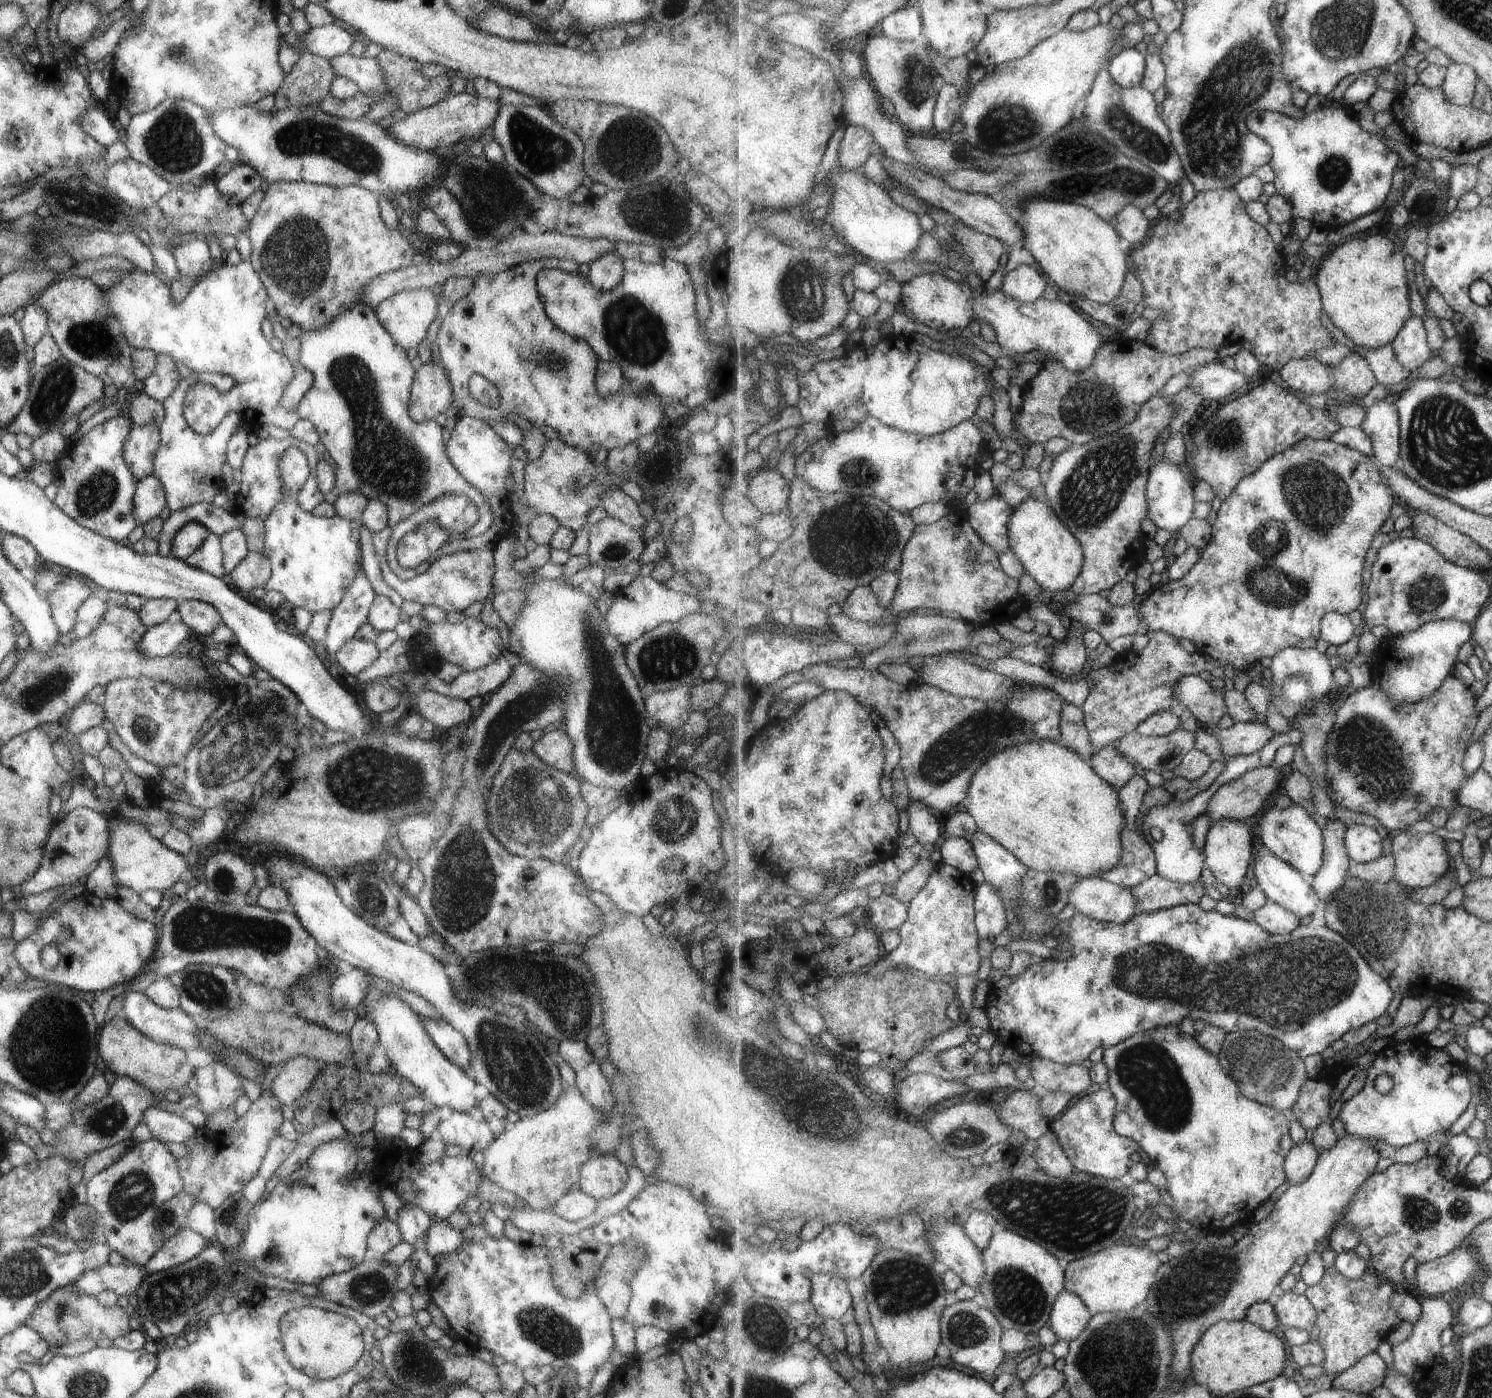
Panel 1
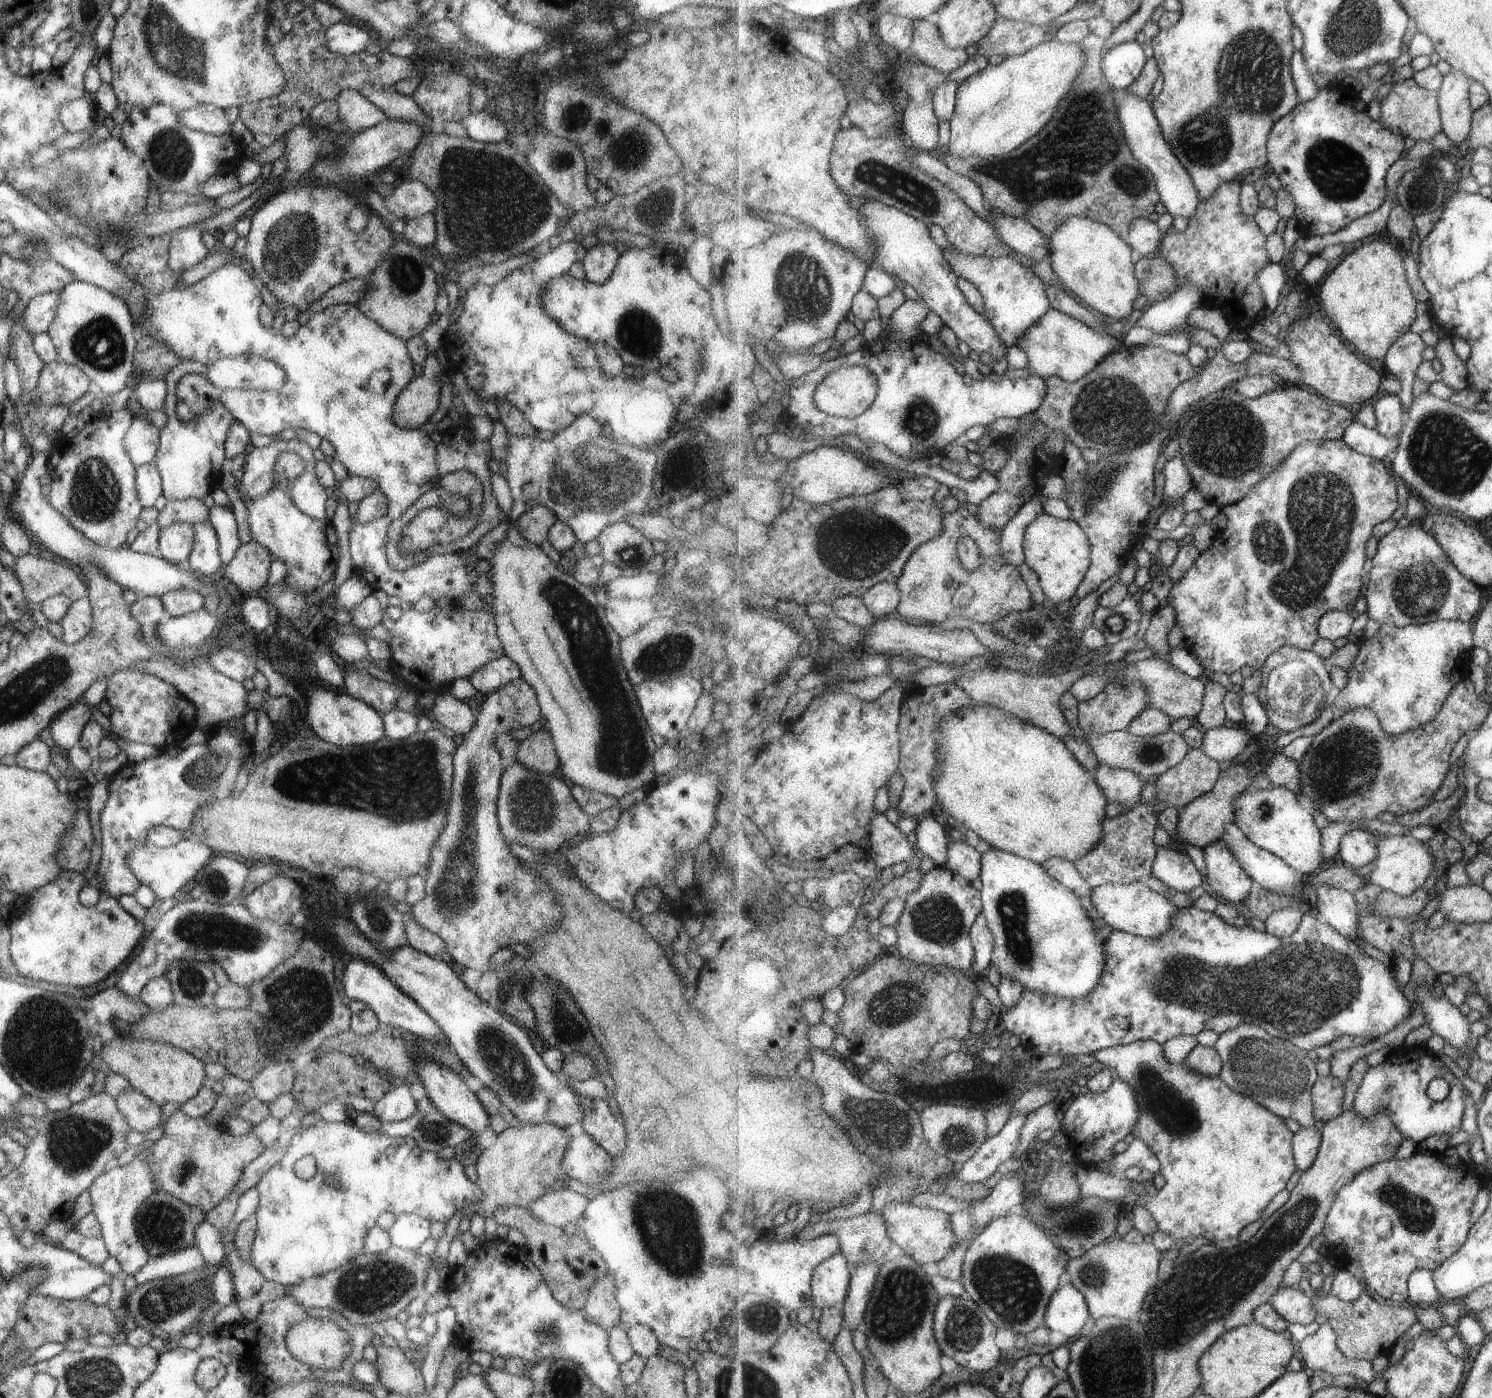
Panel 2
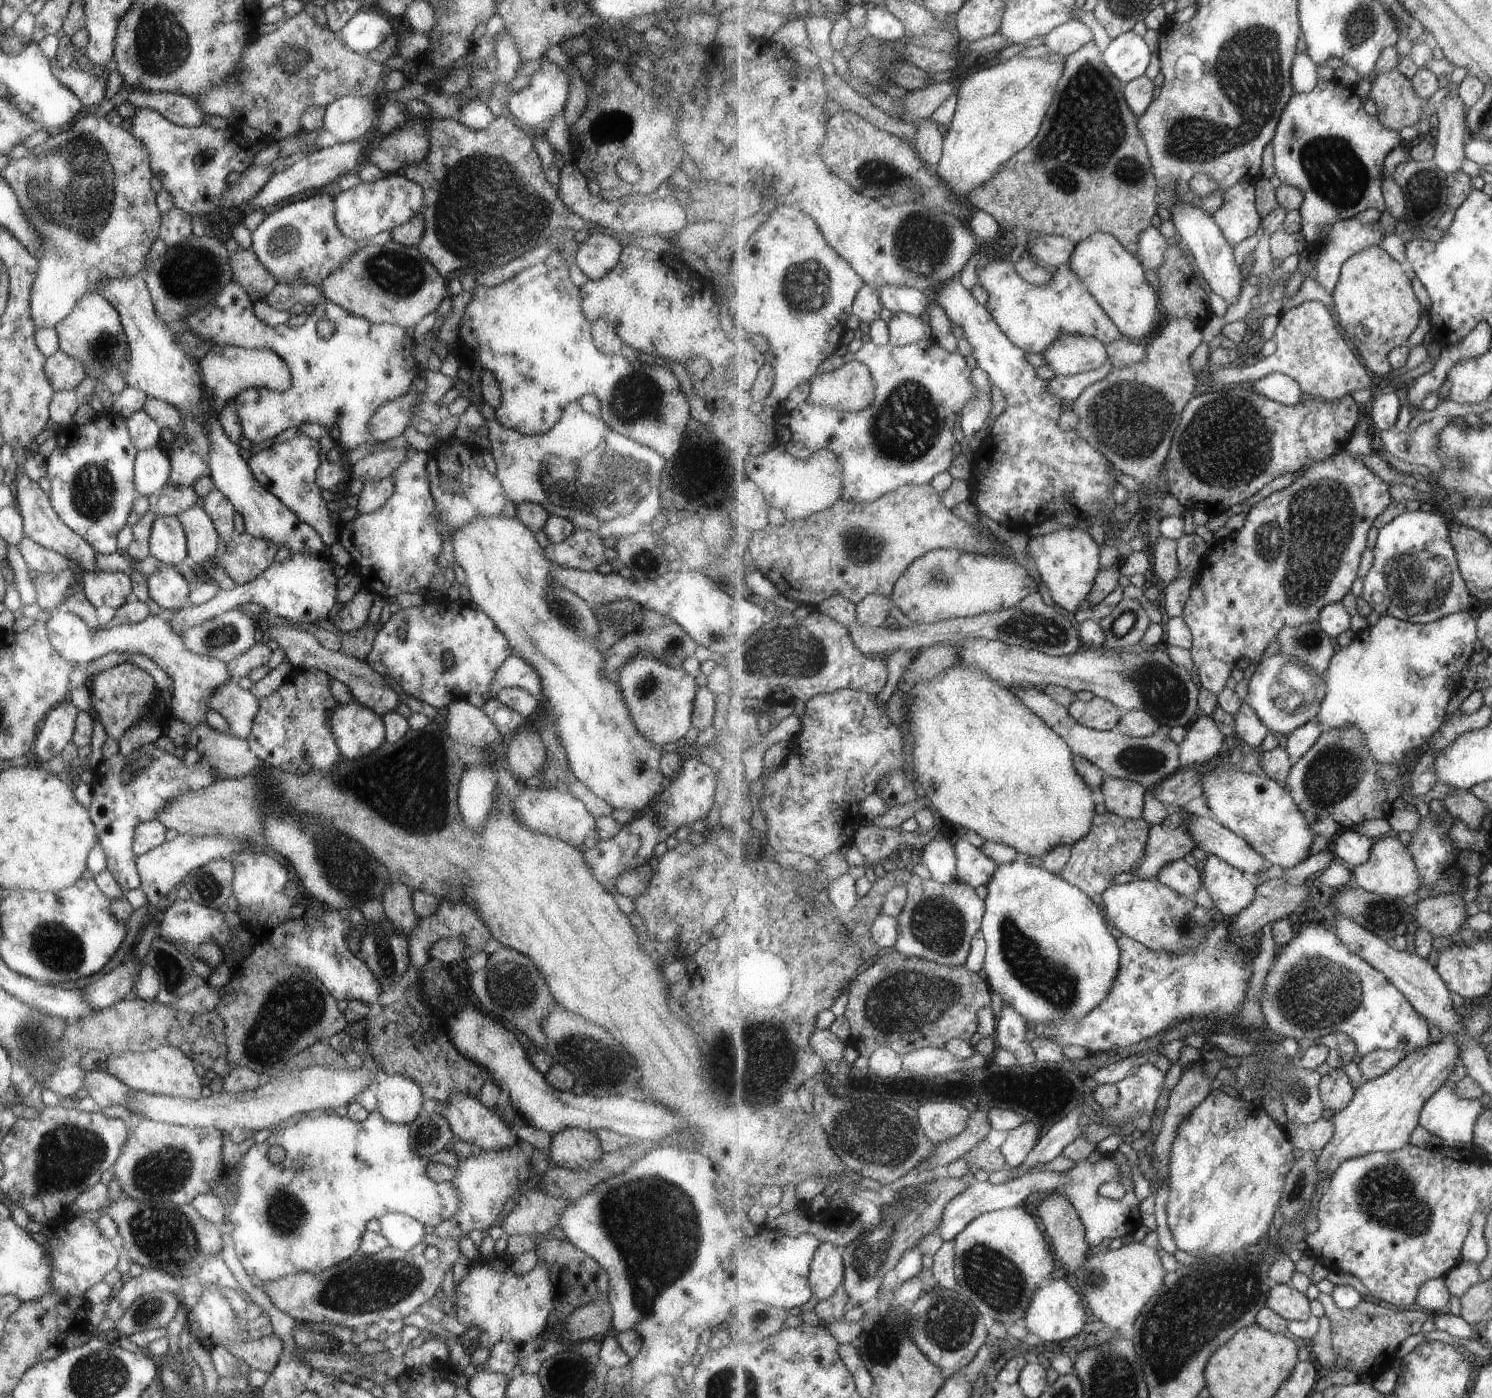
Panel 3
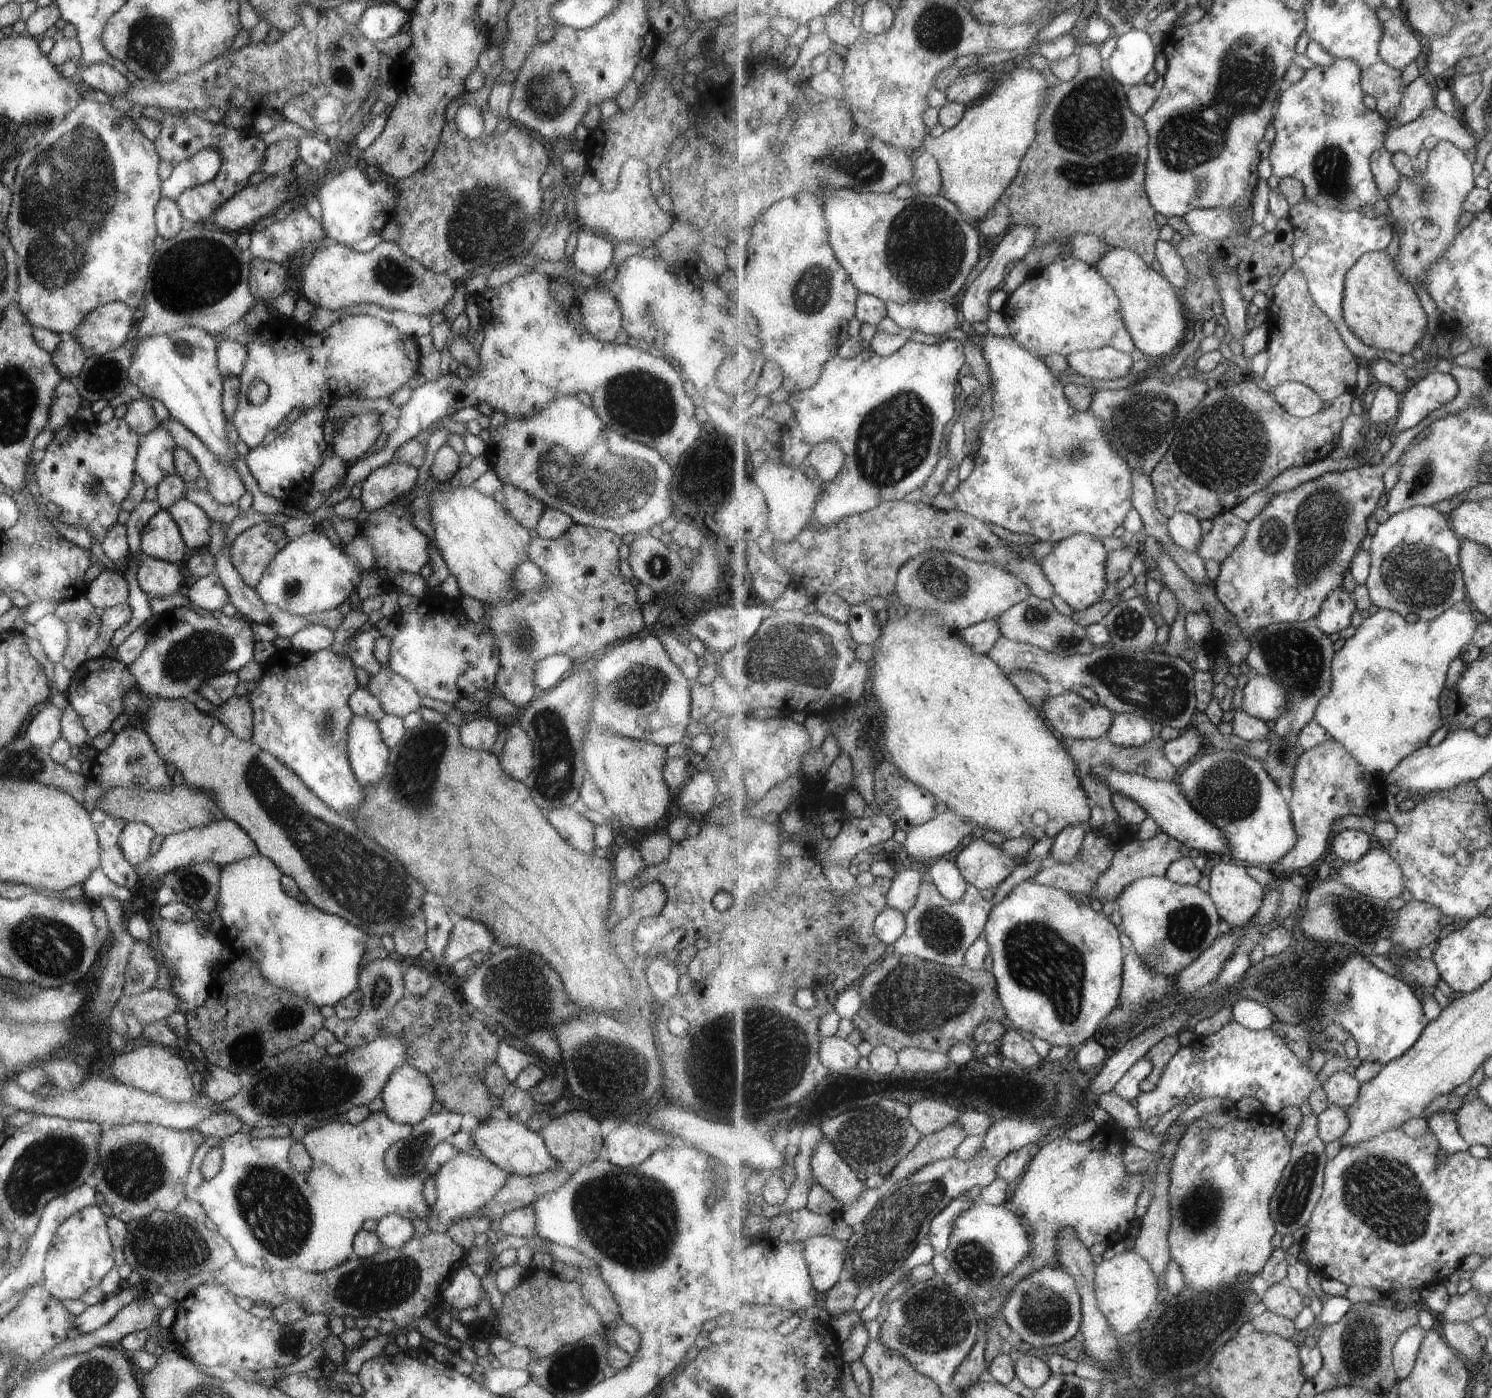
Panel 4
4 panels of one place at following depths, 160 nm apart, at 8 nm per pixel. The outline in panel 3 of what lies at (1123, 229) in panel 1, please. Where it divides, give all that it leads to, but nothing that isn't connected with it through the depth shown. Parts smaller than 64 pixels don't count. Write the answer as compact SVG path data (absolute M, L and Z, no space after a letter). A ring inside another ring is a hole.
M1152 226L1143 231L1139 237L1137 256L1145 265L1146 269L1155 270L1166 261L1166 252L1170 241L1157 227Z

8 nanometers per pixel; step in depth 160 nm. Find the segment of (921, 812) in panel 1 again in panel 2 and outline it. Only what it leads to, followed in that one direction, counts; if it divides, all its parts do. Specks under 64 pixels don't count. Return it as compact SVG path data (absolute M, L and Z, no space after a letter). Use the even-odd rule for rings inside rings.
M925 817L917 822L915 828L916 848L923 852L923 856L930 858L937 867L947 867L947 855L952 841L945 828L935 818Z

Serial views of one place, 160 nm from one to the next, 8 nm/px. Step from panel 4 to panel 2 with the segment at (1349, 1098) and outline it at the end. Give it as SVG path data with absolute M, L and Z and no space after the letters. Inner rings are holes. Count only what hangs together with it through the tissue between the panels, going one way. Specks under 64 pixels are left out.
M1331 1075L1319 1077L1312 1088L1312 1101L1316 1119L1324 1123L1336 1119L1343 1113L1343 1102L1345 1102L1343 1082Z

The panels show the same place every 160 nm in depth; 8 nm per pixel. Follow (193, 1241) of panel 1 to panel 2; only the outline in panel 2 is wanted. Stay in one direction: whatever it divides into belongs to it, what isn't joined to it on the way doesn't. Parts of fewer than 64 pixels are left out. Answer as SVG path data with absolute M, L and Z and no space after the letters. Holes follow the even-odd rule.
M193 1244L156 1257L149 1257L148 1261L132 1276L136 1284L140 1285L151 1279L162 1279L204 1269L206 1269L204 1260Z

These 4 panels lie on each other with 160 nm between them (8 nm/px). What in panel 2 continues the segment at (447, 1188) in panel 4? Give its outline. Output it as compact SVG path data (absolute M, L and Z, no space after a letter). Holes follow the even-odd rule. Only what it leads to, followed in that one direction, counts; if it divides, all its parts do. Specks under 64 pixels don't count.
M527 1123L497 1133L493 1145L481 1149L474 1163L476 1185L482 1192L478 1200L481 1209L477 1213L485 1219L491 1218L499 1209L513 1205L526 1207L532 1200L558 1186L563 1177L560 1172L561 1157L570 1138L567 1128L549 1123Z

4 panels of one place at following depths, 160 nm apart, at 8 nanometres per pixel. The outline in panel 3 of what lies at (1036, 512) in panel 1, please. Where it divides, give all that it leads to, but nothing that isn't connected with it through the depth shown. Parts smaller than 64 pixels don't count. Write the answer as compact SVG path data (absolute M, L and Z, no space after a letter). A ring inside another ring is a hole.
M1070 527L1052 533L1029 538L1028 552L1035 561L1041 581L1052 600L1060 607L1075 614L1081 602L1087 599L1101 572L1101 546L1086 529Z

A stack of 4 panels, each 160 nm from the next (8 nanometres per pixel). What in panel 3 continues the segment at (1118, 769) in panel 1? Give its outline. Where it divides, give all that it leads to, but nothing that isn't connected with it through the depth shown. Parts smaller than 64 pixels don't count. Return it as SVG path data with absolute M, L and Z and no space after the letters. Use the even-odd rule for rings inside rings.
M1106 777L1100 786L1107 810L1126 819L1143 816L1147 787L1140 782Z

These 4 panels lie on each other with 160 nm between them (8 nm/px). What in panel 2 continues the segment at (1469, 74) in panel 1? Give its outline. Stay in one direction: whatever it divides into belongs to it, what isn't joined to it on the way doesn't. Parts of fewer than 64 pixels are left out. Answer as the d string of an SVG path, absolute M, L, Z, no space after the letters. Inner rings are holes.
M1451 68L1451 70L1444 76L1444 81L1438 90L1443 132L1457 144L1466 142L1472 131L1475 110L1470 101L1470 85L1471 82L1463 76L1461 71Z

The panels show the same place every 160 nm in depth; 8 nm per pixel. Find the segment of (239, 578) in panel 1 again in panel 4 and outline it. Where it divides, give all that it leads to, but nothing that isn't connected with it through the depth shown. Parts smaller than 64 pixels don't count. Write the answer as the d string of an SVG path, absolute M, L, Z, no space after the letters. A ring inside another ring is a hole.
M259 522L238 533L228 548L228 557L245 586L254 588L267 564L286 542L283 527L268 522Z

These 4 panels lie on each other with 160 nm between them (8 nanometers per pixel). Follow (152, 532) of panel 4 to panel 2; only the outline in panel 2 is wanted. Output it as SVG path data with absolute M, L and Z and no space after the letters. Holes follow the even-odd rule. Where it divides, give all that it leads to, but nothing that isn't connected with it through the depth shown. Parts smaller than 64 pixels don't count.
M171 523L159 529L156 556L177 565L187 558L193 544L191 523Z

